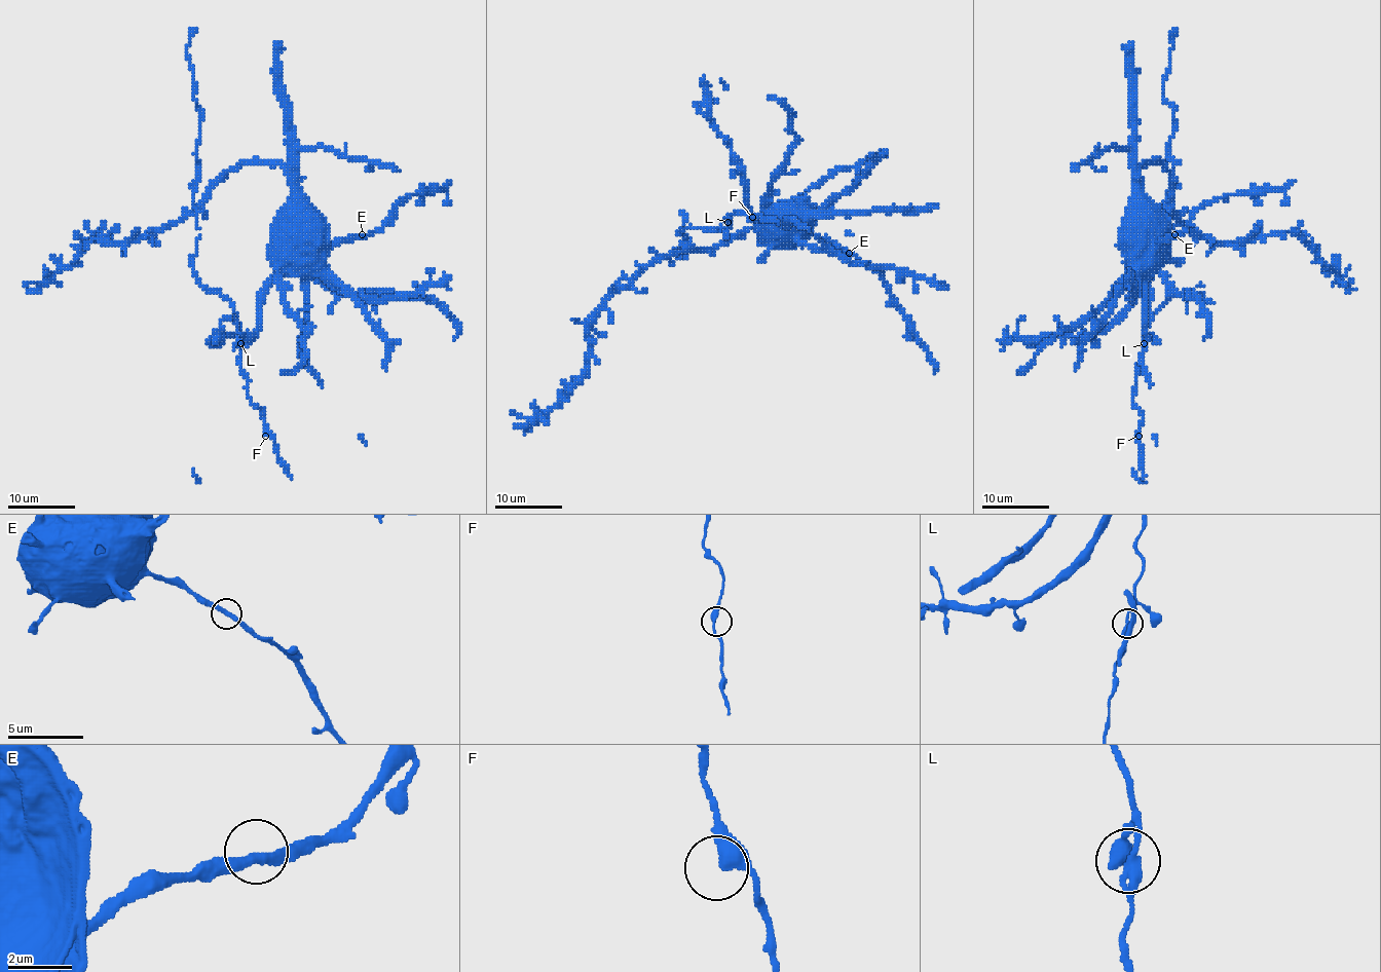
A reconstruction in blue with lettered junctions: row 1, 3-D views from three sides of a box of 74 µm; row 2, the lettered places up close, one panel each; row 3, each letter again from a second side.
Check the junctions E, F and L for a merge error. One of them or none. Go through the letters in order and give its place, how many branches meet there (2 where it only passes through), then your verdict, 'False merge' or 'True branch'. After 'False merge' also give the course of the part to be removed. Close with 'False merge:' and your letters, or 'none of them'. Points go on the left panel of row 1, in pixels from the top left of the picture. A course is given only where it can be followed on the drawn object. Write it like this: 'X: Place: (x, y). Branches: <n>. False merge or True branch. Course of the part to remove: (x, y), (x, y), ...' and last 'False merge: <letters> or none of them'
E: Place: (362, 234). Branches: 2. True branch
F: Place: (265, 436). Branches: 2. True branch
L: Place: (240, 343). Branches: 2. True branch
False merge: none of them

